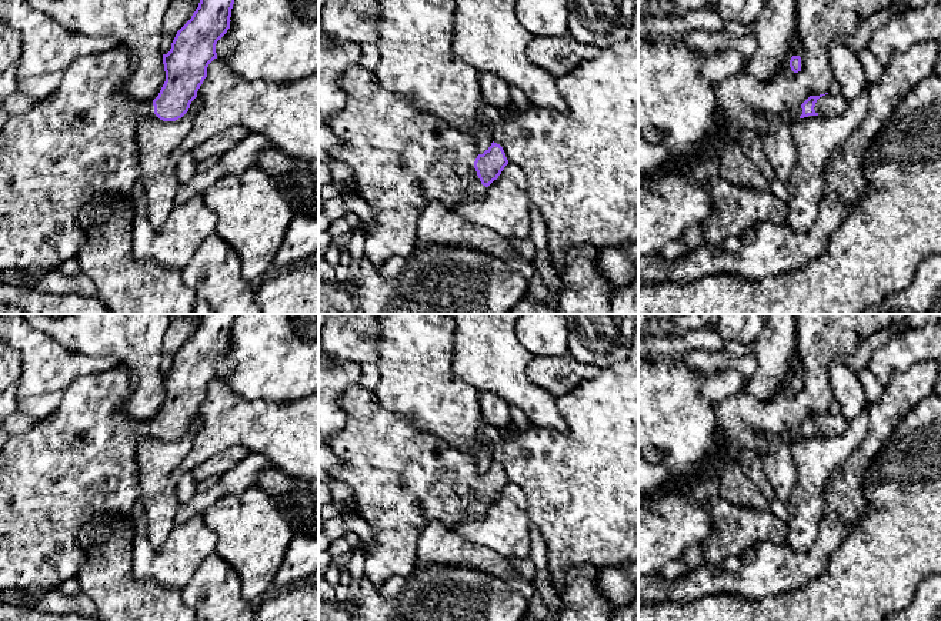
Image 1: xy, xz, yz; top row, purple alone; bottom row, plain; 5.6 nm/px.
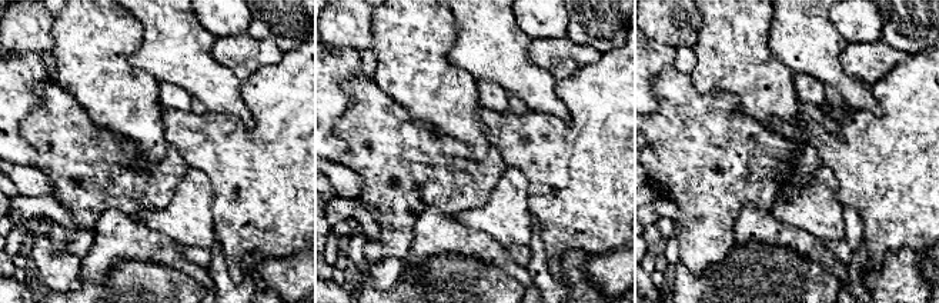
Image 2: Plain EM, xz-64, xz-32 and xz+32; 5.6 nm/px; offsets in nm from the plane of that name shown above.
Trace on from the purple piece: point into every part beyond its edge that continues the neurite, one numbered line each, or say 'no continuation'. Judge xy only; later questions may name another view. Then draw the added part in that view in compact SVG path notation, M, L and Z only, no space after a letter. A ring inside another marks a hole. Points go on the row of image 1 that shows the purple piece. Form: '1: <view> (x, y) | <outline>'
1: xy (80, 139) | M116 46L104 53L81 57L63 74L59 87L31 110L10 116L0 130L0 270L54 270L77 256L84 244L80 210L93 193L130 194L140 178L137 123L154 114L154 106L124 91L130 59Z

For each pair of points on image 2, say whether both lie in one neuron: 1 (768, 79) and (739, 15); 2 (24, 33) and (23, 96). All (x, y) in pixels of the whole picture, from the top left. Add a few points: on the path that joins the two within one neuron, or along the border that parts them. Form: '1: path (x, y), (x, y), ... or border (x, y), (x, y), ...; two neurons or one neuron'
1: path (752, 63), (739, 50), (739, 30); one neuron
2: border (14, 52), (36, 52), (39, 55); two neurons

